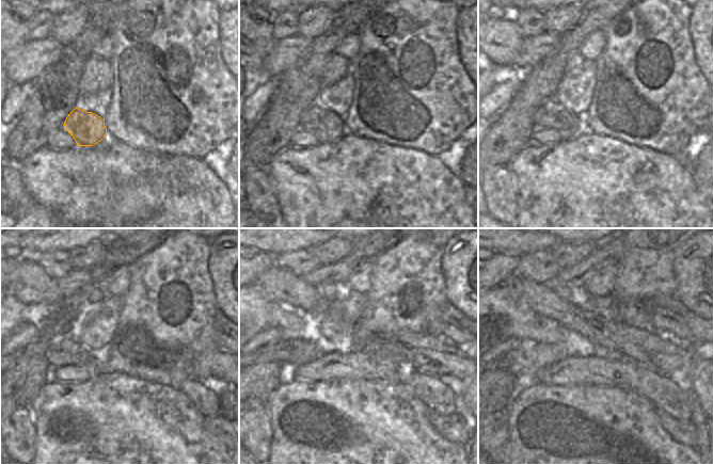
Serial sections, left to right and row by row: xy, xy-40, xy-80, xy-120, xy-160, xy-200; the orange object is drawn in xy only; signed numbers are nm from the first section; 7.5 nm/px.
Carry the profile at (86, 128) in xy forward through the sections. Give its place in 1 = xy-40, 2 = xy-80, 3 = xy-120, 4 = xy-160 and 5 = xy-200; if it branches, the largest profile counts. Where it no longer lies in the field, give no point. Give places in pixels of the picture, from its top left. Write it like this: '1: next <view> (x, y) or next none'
1: next xy-40 (327, 126)
2: next xy-80 (551, 115)
3: next xy-120 (66, 351)
4: next xy-160 (297, 352)
5: next xy-200 (551, 352)

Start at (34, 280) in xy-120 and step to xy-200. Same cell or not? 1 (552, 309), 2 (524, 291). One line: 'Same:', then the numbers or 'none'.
Same: 1, 2

